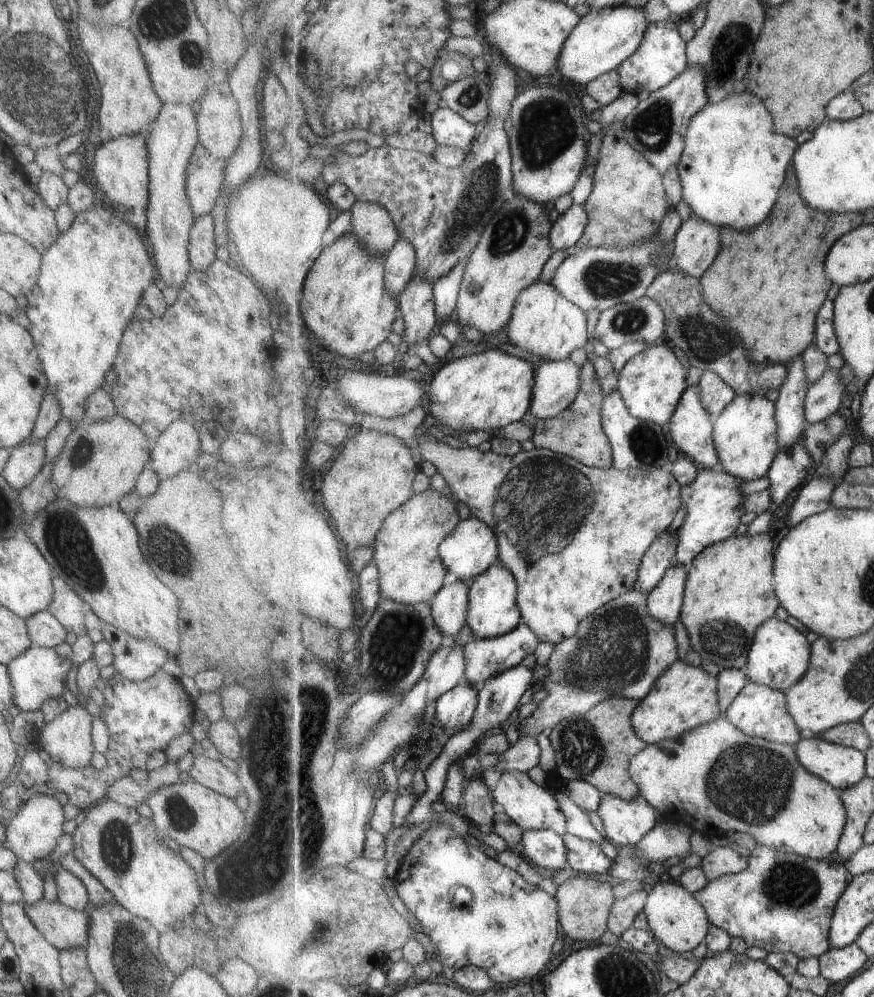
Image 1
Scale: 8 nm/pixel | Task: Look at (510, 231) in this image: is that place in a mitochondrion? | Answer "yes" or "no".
yes

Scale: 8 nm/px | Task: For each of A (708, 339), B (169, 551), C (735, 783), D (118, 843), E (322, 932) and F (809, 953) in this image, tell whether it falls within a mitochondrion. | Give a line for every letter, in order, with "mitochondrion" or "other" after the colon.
A: mitochondrion
B: mitochondrion
C: mitochondrion
D: mitochondrion
E: mitochondrion
F: other

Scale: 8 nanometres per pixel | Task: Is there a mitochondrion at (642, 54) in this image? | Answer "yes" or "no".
no

